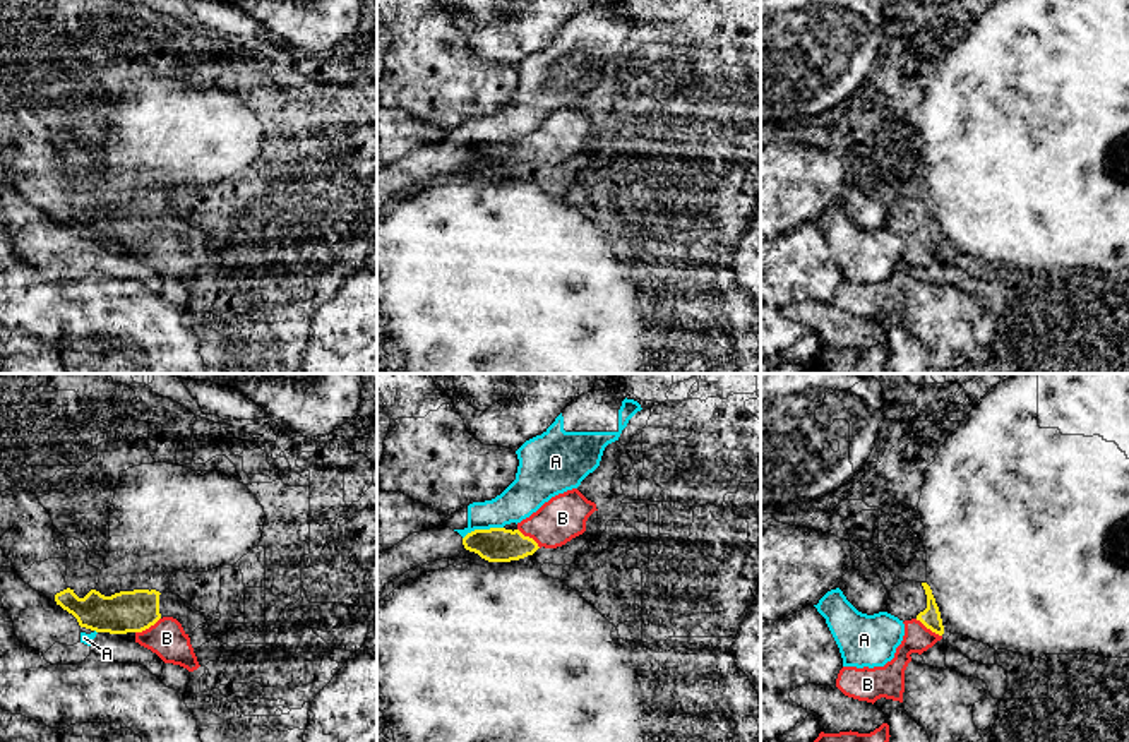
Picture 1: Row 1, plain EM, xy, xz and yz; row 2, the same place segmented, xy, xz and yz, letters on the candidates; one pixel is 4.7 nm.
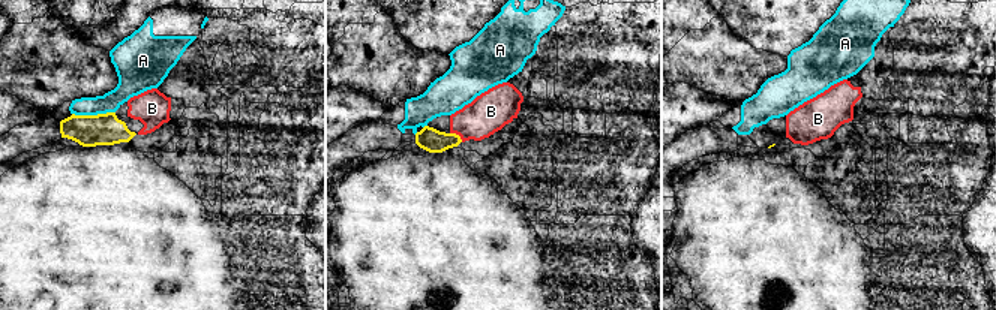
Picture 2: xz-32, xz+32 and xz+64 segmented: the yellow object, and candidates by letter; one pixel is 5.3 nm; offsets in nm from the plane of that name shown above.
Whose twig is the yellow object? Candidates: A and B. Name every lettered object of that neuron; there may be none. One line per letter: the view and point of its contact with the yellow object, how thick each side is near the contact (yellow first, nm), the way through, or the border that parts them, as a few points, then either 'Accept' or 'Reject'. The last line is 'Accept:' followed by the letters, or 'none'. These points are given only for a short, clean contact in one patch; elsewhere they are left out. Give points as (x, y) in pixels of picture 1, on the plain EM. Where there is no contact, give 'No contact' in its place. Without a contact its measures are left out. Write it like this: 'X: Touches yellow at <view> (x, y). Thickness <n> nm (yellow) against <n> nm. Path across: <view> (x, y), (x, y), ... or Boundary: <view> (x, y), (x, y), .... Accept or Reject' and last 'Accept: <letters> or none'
A: Touches yellow at xz (482, 146). Thickness 160 nm (yellow) against 170 nm. Boundary: xz (502, 143), (475, 144), (463, 155). Reject
B: Touches yellow at yz (929, 244). Thickness 100 nm (yellow) against 130 nm. Path across: yz (931, 233), (929, 244), (917, 254). Accept
Accept: B

